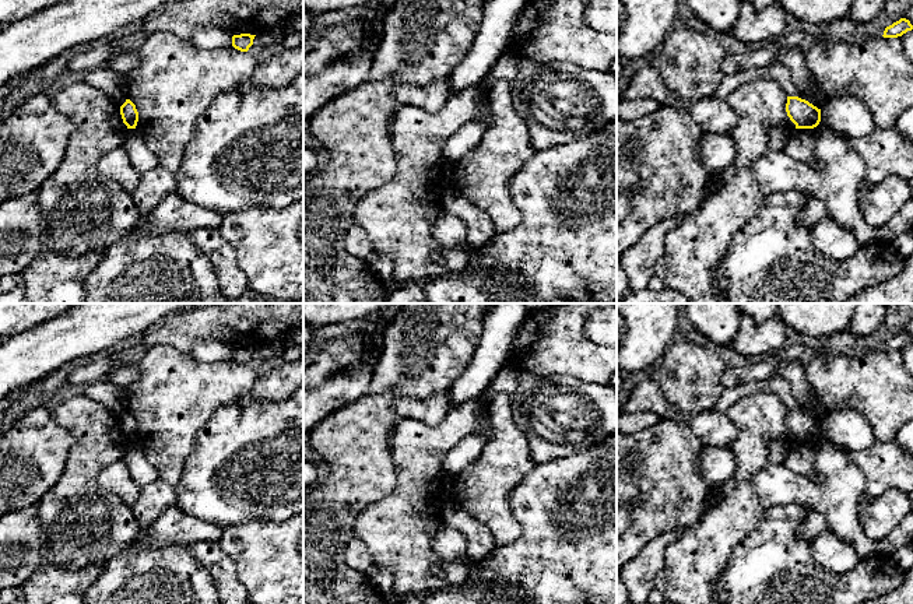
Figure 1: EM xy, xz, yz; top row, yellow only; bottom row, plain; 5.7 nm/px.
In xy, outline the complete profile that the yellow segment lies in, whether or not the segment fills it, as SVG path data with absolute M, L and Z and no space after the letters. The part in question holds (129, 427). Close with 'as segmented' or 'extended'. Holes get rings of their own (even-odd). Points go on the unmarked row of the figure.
M126 412L126 415L120 419L120 428L127 442L136 442L138 435L138 425L130 412Z | as segmented

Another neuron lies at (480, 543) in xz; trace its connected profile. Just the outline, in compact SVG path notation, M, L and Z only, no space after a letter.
M450 502L443 503L440 519L464 535L467 540L467 555L473 561L481 561L498 547L485 524Z

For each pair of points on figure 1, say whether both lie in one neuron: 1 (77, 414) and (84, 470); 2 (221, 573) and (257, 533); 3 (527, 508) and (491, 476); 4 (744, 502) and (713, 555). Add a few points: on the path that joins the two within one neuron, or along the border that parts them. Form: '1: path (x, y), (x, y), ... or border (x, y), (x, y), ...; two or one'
1: path (80, 428), (80, 436), (84, 441), (84, 456); one
2: border (217, 543), (232, 561), (236, 579), (246, 589); two
3: border (532, 469), (508, 498), (508, 508), (519, 526); two
4: path (736, 515), (717, 533), (716, 543); one

